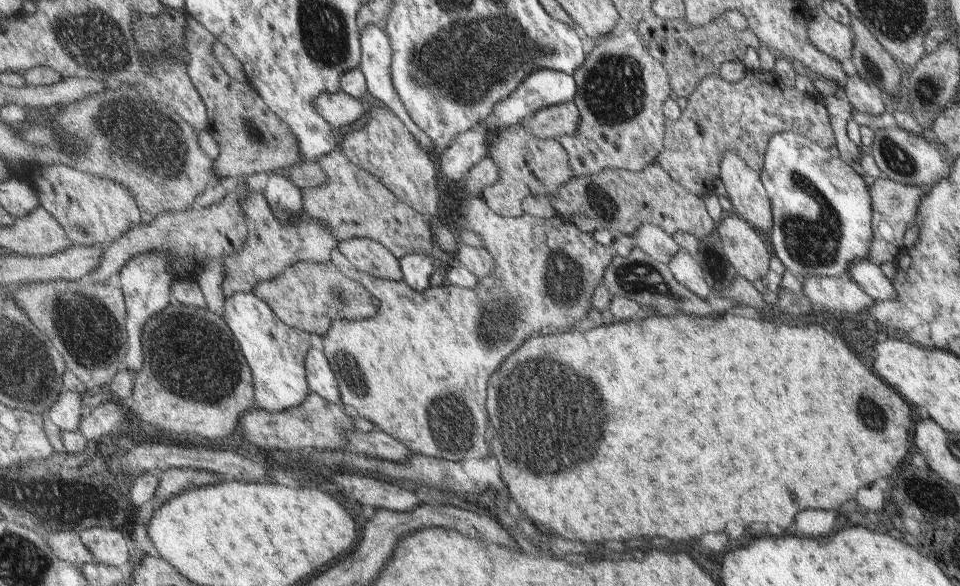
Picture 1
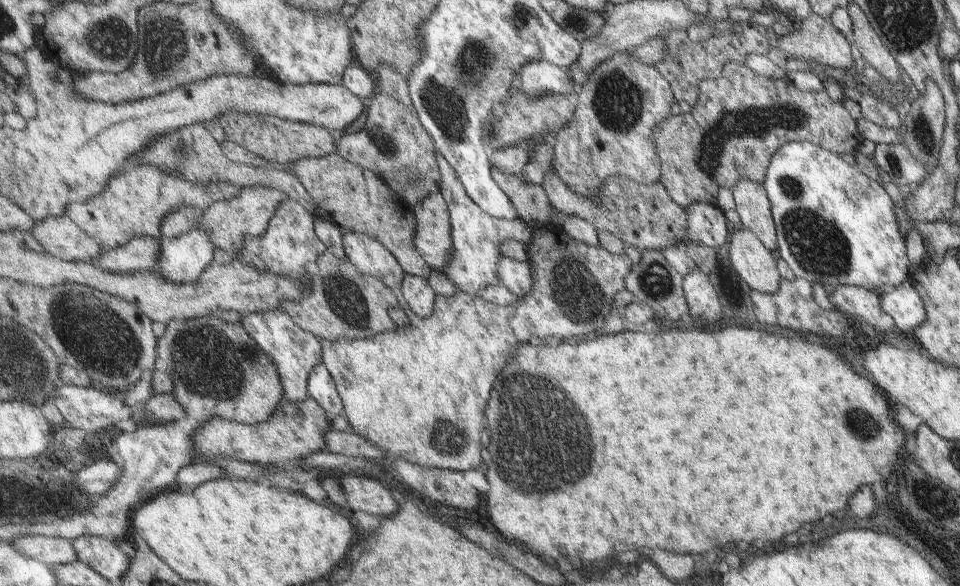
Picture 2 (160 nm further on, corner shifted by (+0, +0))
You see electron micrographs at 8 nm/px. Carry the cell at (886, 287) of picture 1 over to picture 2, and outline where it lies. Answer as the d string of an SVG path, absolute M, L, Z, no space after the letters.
M911 281L879 290L878 294L881 310L893 319L896 330L906 336L926 321L926 308Z

